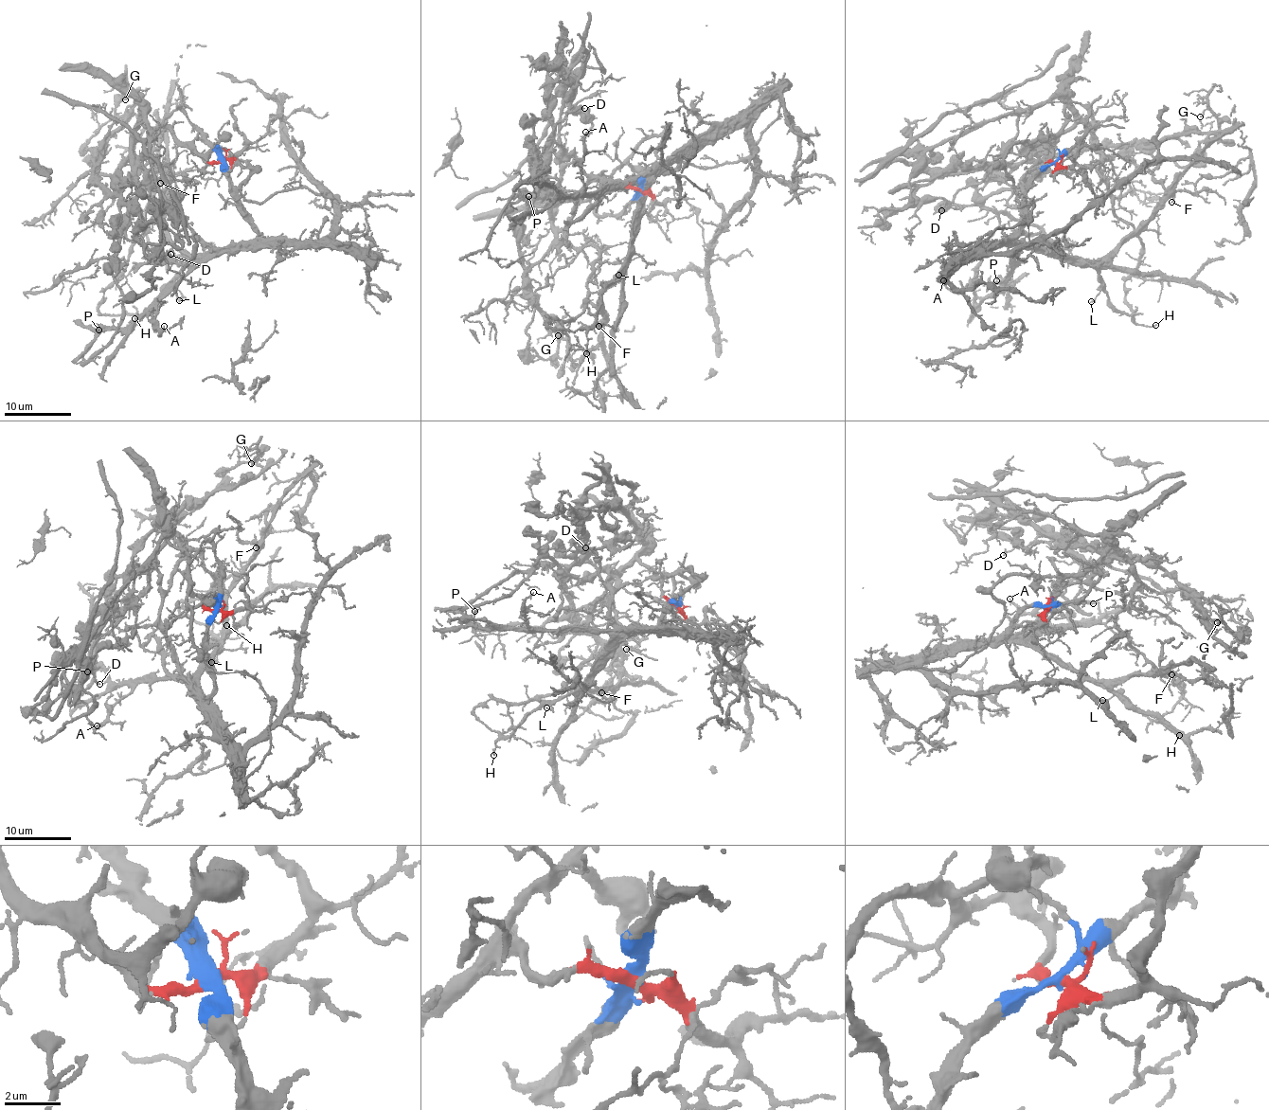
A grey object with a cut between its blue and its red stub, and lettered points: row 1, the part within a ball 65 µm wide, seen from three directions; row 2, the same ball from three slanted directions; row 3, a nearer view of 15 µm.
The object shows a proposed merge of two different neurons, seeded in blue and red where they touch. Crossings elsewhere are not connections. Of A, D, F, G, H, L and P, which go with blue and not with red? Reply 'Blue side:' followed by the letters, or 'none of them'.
Blue side: A, F, H, L, P

